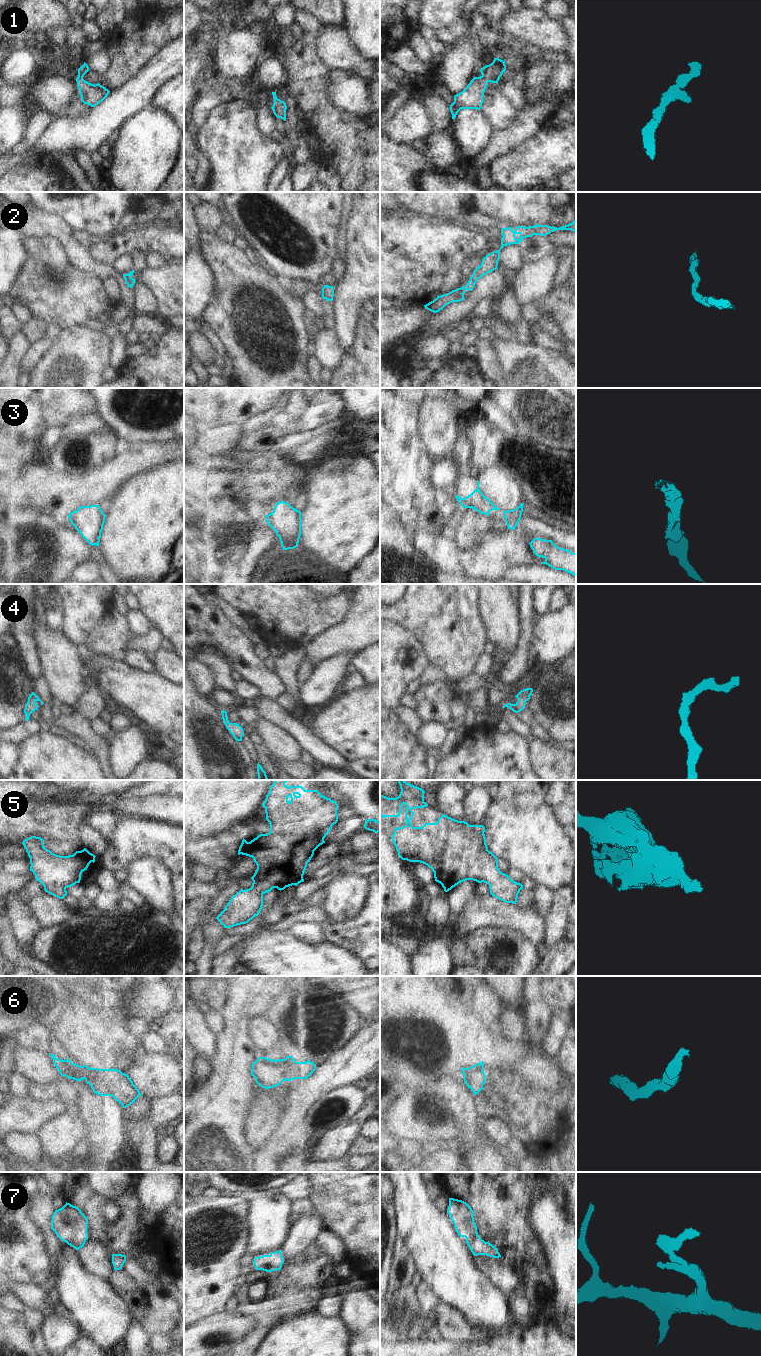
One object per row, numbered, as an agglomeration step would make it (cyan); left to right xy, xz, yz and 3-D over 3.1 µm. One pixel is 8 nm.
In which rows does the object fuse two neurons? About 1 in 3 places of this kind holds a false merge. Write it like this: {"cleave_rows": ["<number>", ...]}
{"cleave_rows": []}

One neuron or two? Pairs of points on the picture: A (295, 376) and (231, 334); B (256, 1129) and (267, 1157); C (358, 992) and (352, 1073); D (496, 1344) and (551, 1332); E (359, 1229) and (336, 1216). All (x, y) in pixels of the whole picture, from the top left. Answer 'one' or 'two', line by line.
A: one
B: two
C: two
D: one
E: one

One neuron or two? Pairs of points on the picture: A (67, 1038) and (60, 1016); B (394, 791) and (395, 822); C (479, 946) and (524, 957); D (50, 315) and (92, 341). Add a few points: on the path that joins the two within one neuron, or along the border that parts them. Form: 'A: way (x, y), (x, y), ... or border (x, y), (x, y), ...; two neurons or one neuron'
A: border (55, 1024), (64, 1026); two neurons
B: border (401, 790), (397, 796), (390, 798); two neurons
C: way (492, 938), (506, 933), (518, 944); one neuron
D: border (80, 325), (70, 325), (61, 330); two neurons

